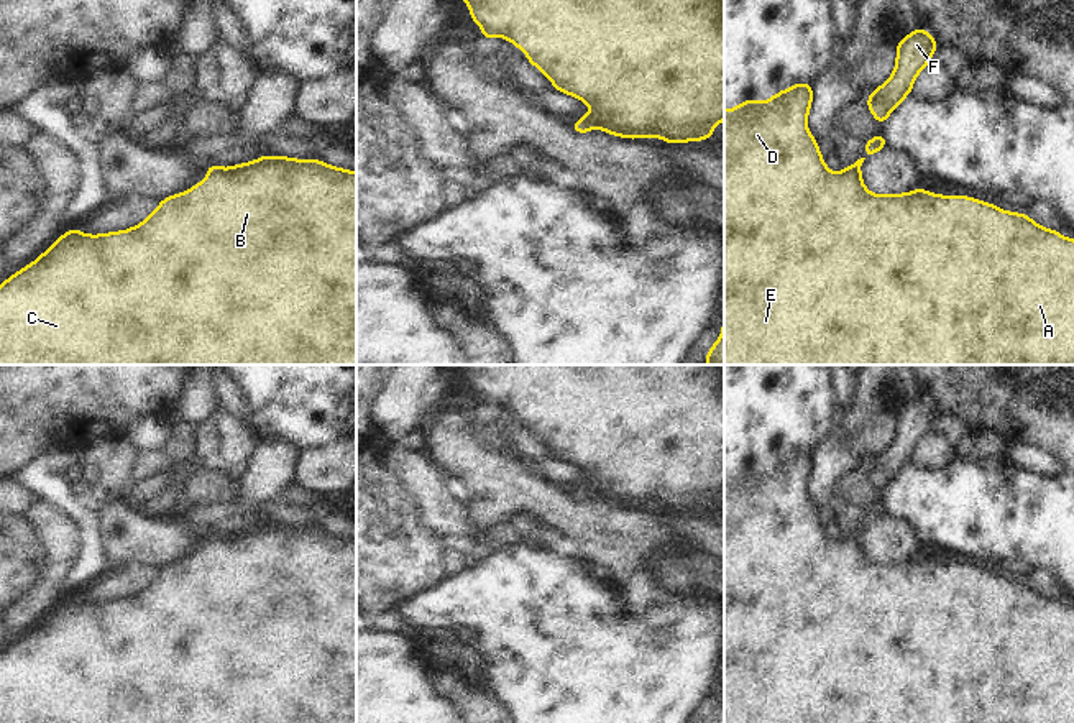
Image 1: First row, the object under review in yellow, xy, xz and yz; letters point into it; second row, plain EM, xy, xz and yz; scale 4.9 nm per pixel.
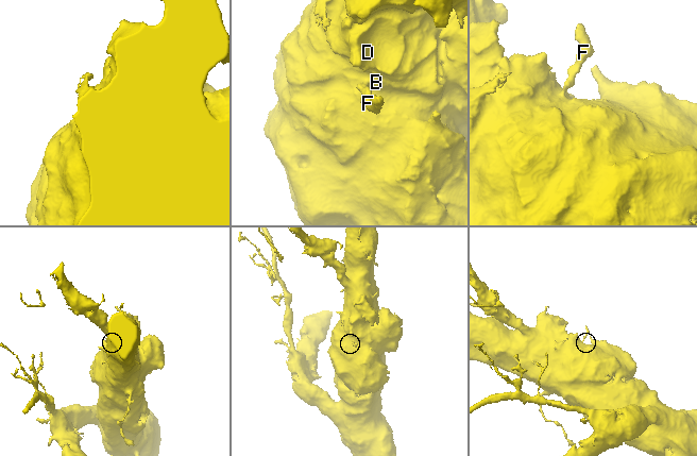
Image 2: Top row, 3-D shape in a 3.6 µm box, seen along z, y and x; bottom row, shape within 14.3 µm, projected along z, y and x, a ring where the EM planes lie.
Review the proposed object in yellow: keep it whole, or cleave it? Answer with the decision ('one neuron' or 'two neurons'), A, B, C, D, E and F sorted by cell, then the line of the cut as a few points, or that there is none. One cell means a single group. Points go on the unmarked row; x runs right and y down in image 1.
one neuron; A B C D E F; no cut

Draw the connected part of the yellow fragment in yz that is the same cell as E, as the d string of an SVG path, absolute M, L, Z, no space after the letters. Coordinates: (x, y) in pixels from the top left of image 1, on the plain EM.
M795 452L775 462L767 470L744 468L739 475L724 478L724 723L1074 723L1074 608L1056 598L1046 598L1028 582L1005 580L992 572L964 564L934 564L915 557L908 562L870 562L861 547L861 534L867 524L887 514L884 501L865 509L865 524L842 541L831 541L821 526L818 509L810 503L806 490L811 475L811 452Z

